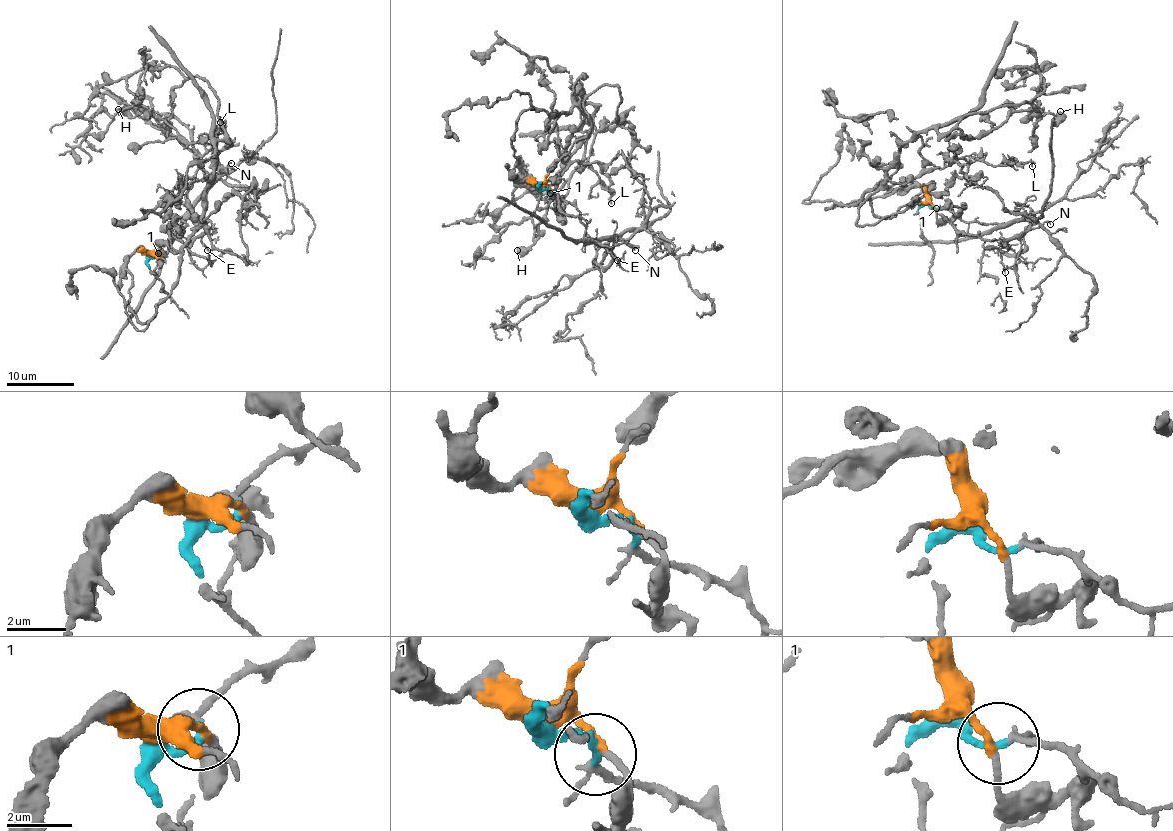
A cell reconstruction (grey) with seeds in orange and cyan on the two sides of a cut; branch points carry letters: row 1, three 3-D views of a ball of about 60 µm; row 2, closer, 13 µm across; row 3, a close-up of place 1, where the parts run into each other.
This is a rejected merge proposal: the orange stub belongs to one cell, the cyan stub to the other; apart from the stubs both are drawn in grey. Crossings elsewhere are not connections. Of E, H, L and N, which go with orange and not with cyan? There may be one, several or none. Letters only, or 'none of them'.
H, L

